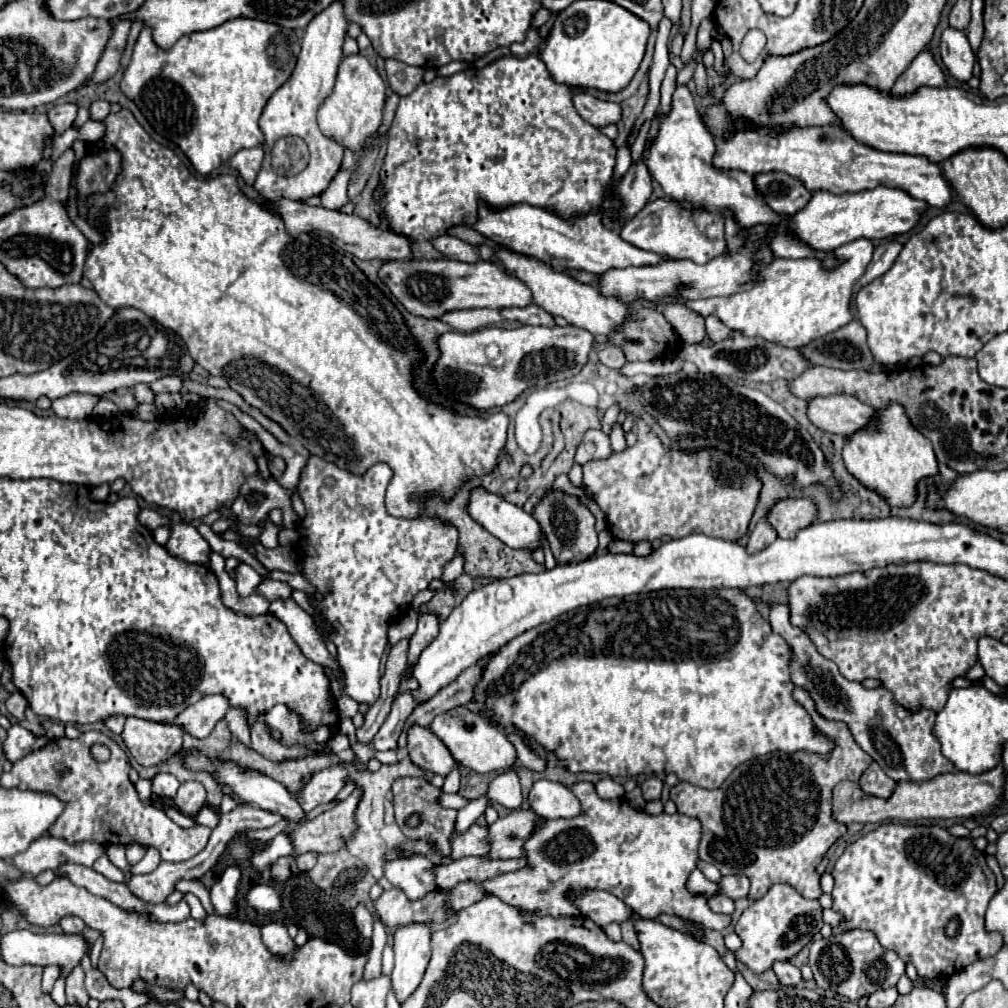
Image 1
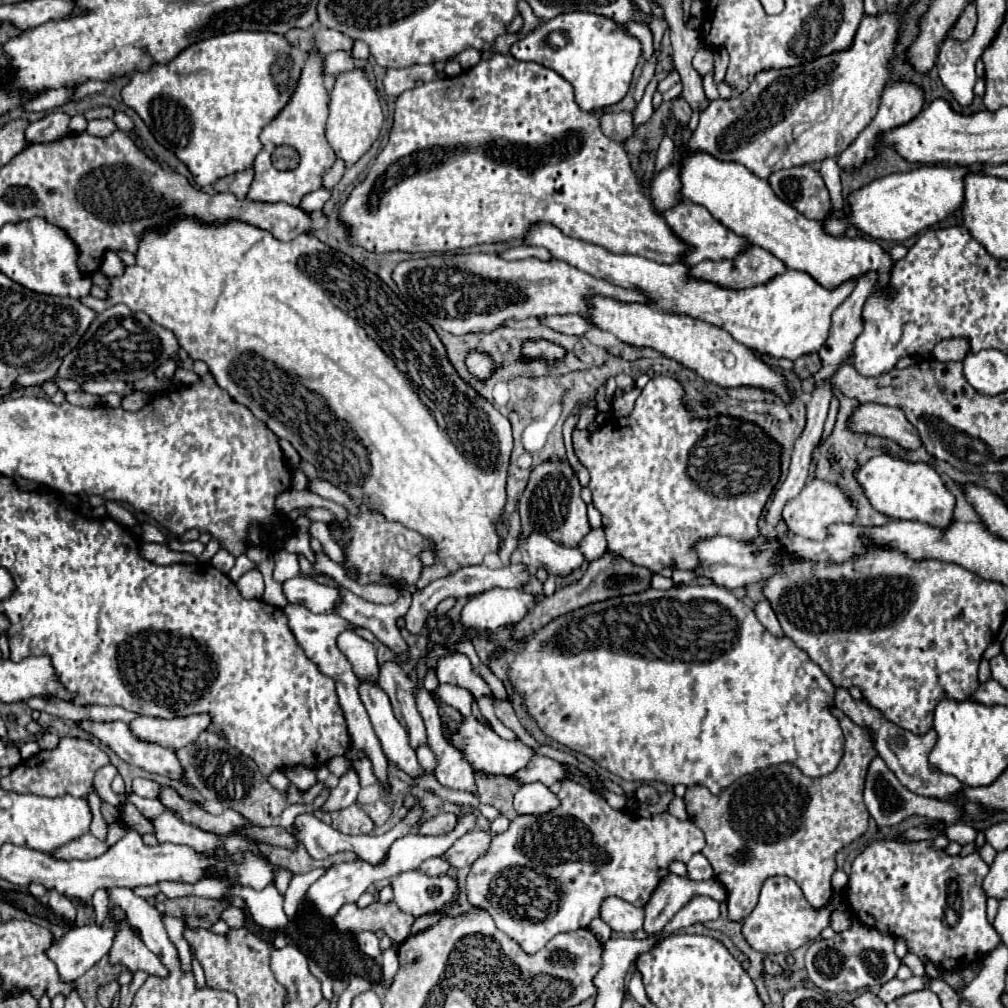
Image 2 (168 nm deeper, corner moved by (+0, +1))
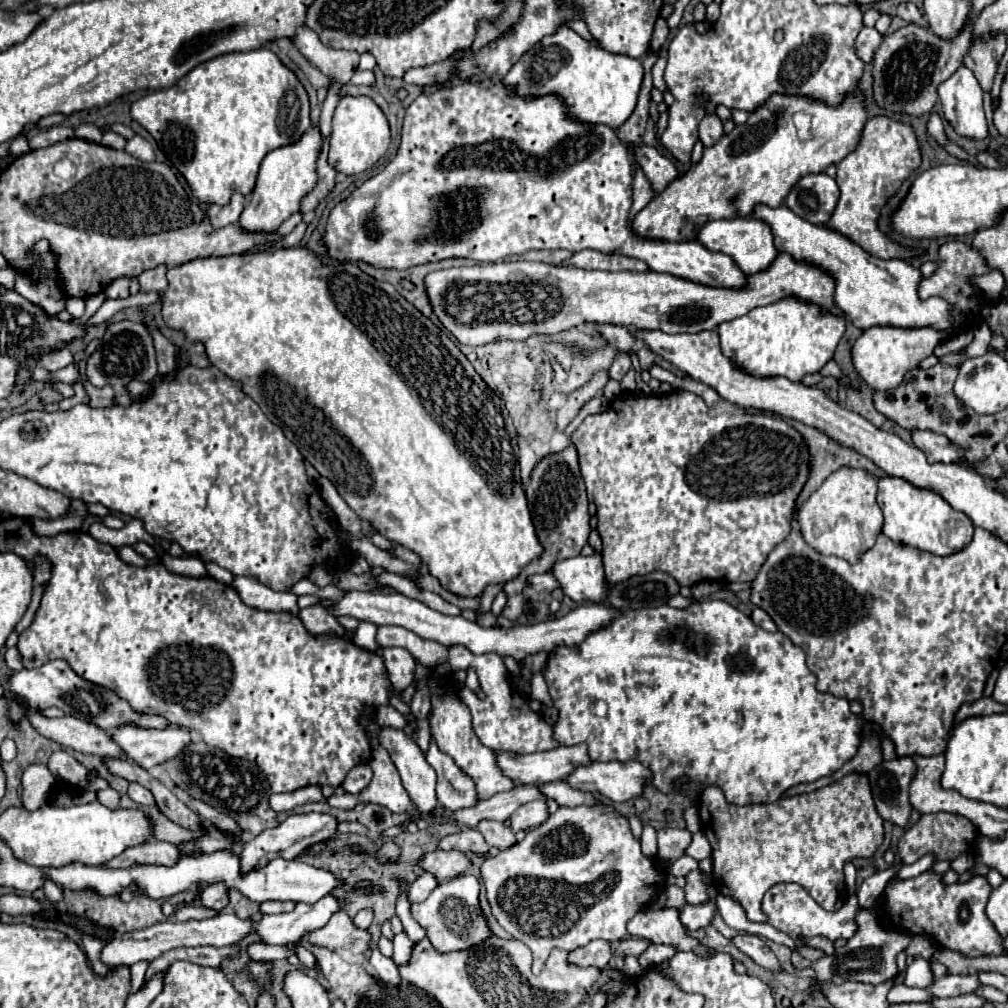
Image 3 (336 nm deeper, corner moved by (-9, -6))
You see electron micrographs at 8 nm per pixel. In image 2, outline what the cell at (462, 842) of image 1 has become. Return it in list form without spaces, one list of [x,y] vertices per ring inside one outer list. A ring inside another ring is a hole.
[[[433,857],[433,859],[427,859],[425,863],[421,863],[417,869],[423,871],[423,873],[427,873],[429,877],[439,877],[439,875],[447,873],[449,863],[445,859],[441,859],[441,857]]]

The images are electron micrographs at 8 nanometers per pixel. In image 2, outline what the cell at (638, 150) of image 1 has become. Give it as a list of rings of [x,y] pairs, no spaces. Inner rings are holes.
[[[629,21],[629,23],[621,23],[625,27],[625,31],[629,31],[629,35],[633,35],[635,39],[639,39],[641,47],[643,47],[643,57],[649,59],[653,55],[653,47],[651,47],[651,31],[645,23],[641,21]]]

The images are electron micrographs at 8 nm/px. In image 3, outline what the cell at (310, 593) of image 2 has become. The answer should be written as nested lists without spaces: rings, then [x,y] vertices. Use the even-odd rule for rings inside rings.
[[[358,590],[344,592],[344,596],[340,600],[336,600],[334,606],[326,606],[326,610],[334,618],[352,616],[360,622],[372,622],[376,626],[394,624],[394,626],[412,630],[414,634],[418,634],[424,640],[436,640],[448,648],[454,644],[462,644],[474,654],[496,652],[502,658],[512,656],[516,662],[520,662],[526,656],[536,654],[536,652],[550,654],[556,646],[576,646],[578,642],[582,642],[582,638],[586,638],[586,634],[590,634],[590,630],[598,630],[598,626],[606,626],[606,622],[610,622],[610,618],[614,618],[614,614],[618,614],[618,610],[610,610],[610,606],[602,606],[602,602],[600,602],[600,604],[578,606],[576,610],[568,612],[562,618],[554,618],[554,620],[546,620],[546,622],[538,622],[538,624],[514,624],[510,628],[496,628],[496,626],[482,628],[480,624],[470,622],[464,616],[446,616],[442,612],[428,608],[426,604],[422,604],[418,600],[406,598],[404,594],[372,594],[372,592],[358,592]]]

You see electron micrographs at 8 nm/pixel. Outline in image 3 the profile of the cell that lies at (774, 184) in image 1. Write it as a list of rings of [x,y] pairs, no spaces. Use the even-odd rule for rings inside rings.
[[[828,174],[804,176],[786,196],[784,204],[812,224],[828,224],[838,202],[838,184]]]

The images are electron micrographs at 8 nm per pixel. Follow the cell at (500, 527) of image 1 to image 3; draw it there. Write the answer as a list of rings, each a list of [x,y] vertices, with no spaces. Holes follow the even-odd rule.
[[[598,554],[560,560],[550,572],[560,582],[564,594],[576,602],[602,602],[606,598],[606,578]]]

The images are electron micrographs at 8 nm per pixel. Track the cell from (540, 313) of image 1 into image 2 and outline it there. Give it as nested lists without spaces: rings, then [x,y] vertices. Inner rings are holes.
[[[555,315],[541,319],[541,323],[565,335],[585,335],[589,329],[593,329],[591,321],[581,315]]]

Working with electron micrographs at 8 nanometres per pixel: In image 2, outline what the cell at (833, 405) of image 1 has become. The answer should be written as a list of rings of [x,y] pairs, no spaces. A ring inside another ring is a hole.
[[[877,403],[861,405],[853,413],[849,425],[853,431],[875,433],[879,437],[895,441],[909,451],[921,447],[921,437],[917,435],[917,429],[905,419],[903,411],[897,411],[897,407],[883,407]]]

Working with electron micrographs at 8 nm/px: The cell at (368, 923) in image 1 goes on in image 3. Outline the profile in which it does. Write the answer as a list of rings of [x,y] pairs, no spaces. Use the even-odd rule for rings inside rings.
[[[378,948],[372,950],[372,954],[370,954],[370,964],[372,964],[372,968],[374,968],[372,972],[374,972],[374,976],[376,976],[378,980],[382,980],[382,982],[386,982],[386,984],[390,984],[390,986],[398,986],[398,984],[400,984],[398,966],[396,966],[390,958],[382,956]]]

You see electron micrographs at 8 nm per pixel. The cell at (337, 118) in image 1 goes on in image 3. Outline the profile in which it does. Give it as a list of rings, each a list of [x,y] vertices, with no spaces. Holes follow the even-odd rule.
[[[344,96],[340,98],[332,118],[332,140],[328,162],[348,176],[372,168],[388,150],[390,126],[380,106],[370,96]]]

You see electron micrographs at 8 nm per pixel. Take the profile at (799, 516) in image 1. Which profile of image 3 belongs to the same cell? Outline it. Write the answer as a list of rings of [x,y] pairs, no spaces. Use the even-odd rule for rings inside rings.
[[[840,468],[830,474],[824,484],[800,508],[800,532],[808,546],[820,554],[836,554],[848,562],[856,562],[862,550],[874,546],[882,530],[882,510],[876,504],[876,478],[864,470]]]

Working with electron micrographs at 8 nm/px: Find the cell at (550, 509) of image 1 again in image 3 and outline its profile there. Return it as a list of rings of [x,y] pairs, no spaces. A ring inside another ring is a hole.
[[[568,446],[564,452],[558,454],[550,454],[546,456],[534,470],[530,476],[530,486],[526,490],[526,498],[528,498],[528,508],[534,520],[534,528],[536,528],[536,536],[542,544],[542,554],[540,558],[532,560],[530,564],[526,564],[520,574],[506,582],[504,592],[508,594],[508,604],[504,606],[502,614],[510,620],[516,620],[522,614],[522,586],[524,580],[532,574],[542,574],[548,572],[550,566],[562,558],[572,558],[578,556],[580,550],[584,548],[584,544],[588,542],[588,534],[590,534],[590,514],[588,514],[588,496],[586,496],[586,486],[580,474],[580,466],[578,466],[578,452],[574,446]]]

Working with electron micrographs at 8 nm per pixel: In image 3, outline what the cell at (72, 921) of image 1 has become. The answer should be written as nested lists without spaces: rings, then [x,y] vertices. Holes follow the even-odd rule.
[[[46,880],[44,882],[44,894],[46,894],[46,898],[50,900],[50,902],[54,902],[54,904],[58,904],[58,902],[62,902],[64,900],[64,892],[62,892],[62,888],[60,886],[56,886],[54,882],[50,882],[50,880]]]

